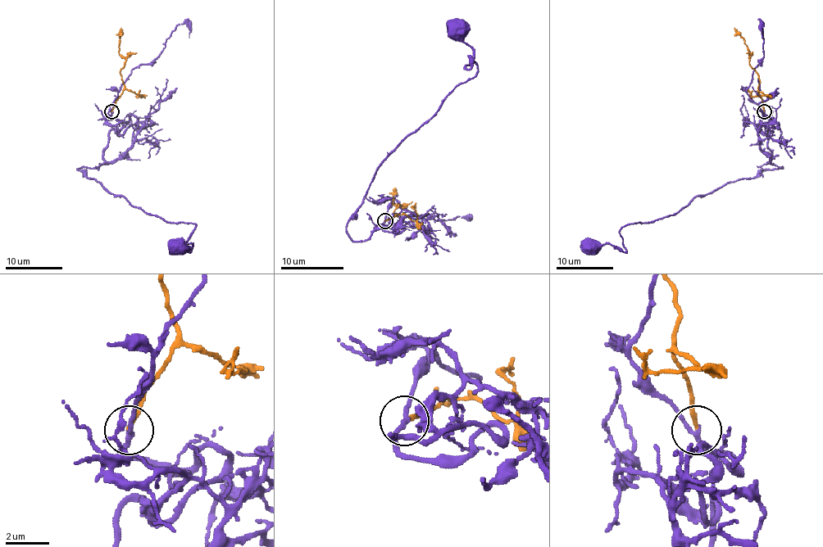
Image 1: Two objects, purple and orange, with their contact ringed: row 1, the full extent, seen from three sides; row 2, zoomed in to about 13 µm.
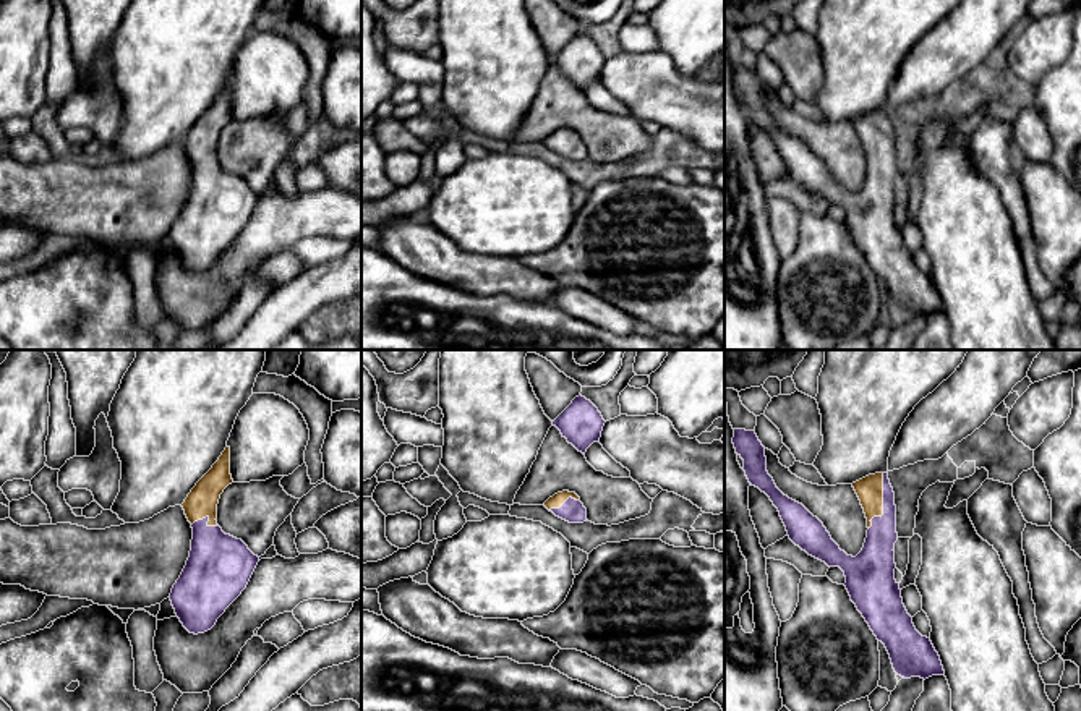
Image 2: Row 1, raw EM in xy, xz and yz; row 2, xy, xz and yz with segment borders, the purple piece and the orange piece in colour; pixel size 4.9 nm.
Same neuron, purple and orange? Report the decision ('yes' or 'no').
yes

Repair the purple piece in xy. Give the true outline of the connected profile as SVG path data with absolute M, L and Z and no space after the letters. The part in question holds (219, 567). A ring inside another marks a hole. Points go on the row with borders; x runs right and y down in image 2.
M225 447L182 504L193 539L186 565L169 598L183 627L194 635L216 625L246 588L259 562L241 539L225 534L217 525L220 494L232 483L230 447Z

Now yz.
M734 429L733 444L744 460L749 483L778 509L789 539L809 556L844 572L851 601L885 645L895 672L904 679L924 680L945 675L938 653L930 638L916 630L895 580L896 505L888 473L869 475L852 483L869 528L862 551L852 557L840 549L817 517L776 487L755 431Z

